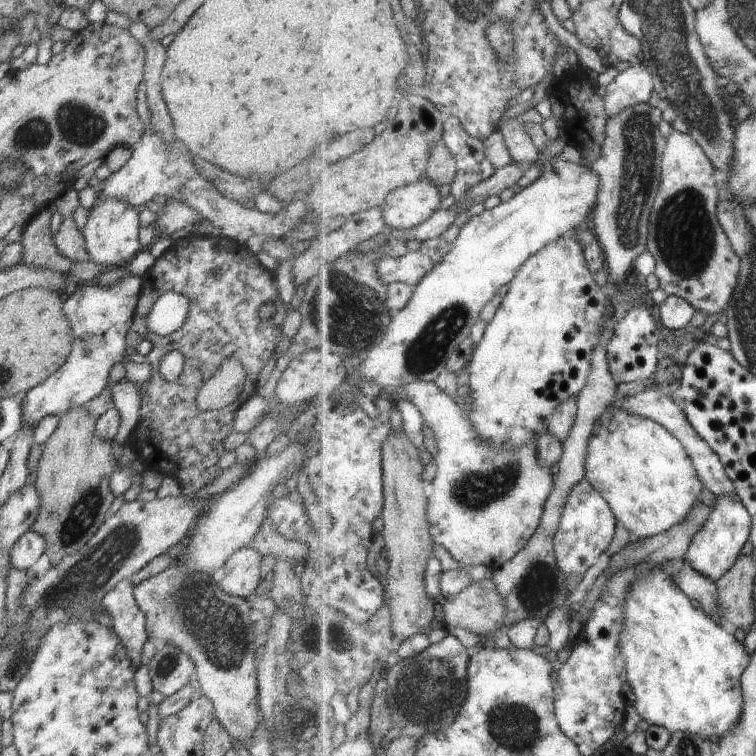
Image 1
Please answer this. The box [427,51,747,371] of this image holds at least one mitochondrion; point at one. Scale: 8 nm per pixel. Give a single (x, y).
(638, 176)

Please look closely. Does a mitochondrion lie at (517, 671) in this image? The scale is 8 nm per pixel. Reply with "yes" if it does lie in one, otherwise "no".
no

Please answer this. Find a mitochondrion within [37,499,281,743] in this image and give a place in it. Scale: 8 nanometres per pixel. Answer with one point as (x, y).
(218, 628)

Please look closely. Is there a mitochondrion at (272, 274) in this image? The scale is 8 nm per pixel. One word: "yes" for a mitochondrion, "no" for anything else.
no

